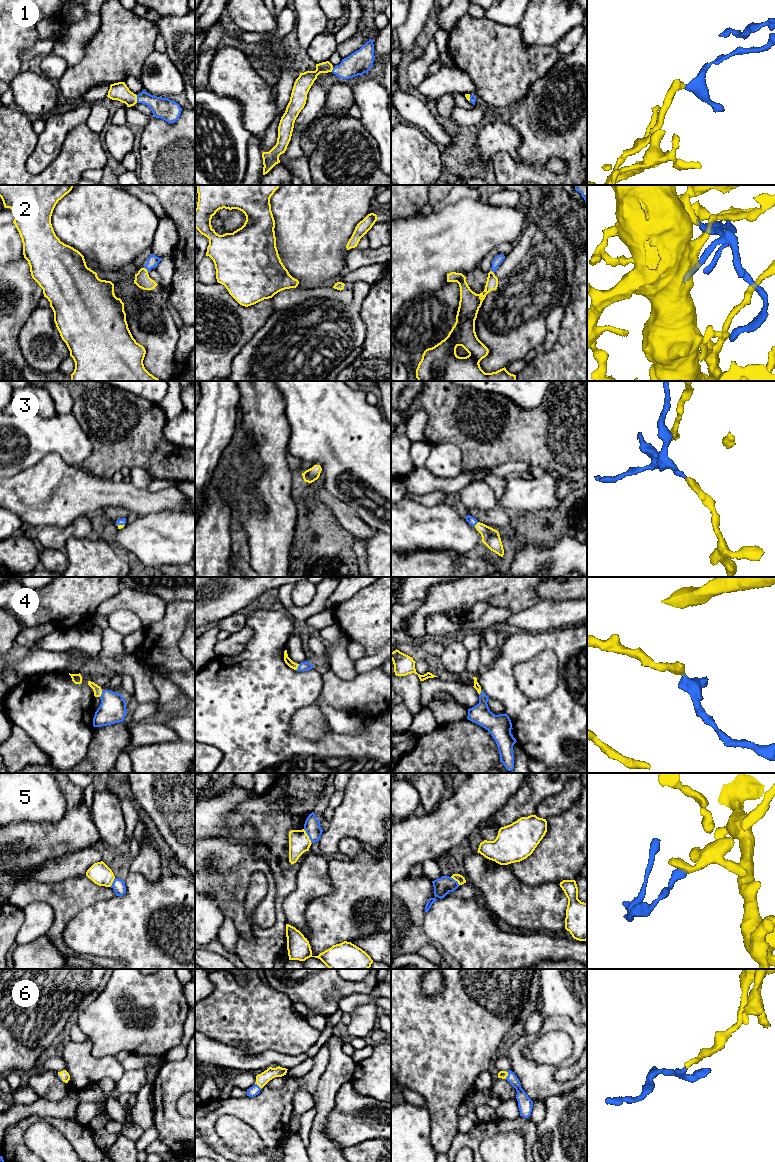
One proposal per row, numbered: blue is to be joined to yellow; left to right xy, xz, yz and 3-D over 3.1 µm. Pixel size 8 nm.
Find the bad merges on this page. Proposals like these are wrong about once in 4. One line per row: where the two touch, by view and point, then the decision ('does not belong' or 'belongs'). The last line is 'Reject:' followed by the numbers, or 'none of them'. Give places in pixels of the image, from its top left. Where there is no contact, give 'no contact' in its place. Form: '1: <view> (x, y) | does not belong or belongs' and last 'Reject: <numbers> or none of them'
1: xy (136, 98) | belongs
2: xy (146, 270) | belongs
3: yz (477, 523) | belongs
4: xy (101, 693) | belongs
5: xz (308, 836) | does not belong
6: yz (507, 1075) | belongs
Reject: 5

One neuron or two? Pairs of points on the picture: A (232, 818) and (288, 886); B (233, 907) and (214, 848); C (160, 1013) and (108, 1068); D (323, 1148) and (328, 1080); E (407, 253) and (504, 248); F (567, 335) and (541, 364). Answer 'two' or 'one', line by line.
A: one
B: one
C: two
D: one
E: two
F: one

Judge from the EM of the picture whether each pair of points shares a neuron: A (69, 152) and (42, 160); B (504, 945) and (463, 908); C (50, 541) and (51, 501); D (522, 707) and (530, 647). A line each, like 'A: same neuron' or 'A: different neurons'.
A: different neurons
B: same neuron
C: different neurons
D: same neuron

